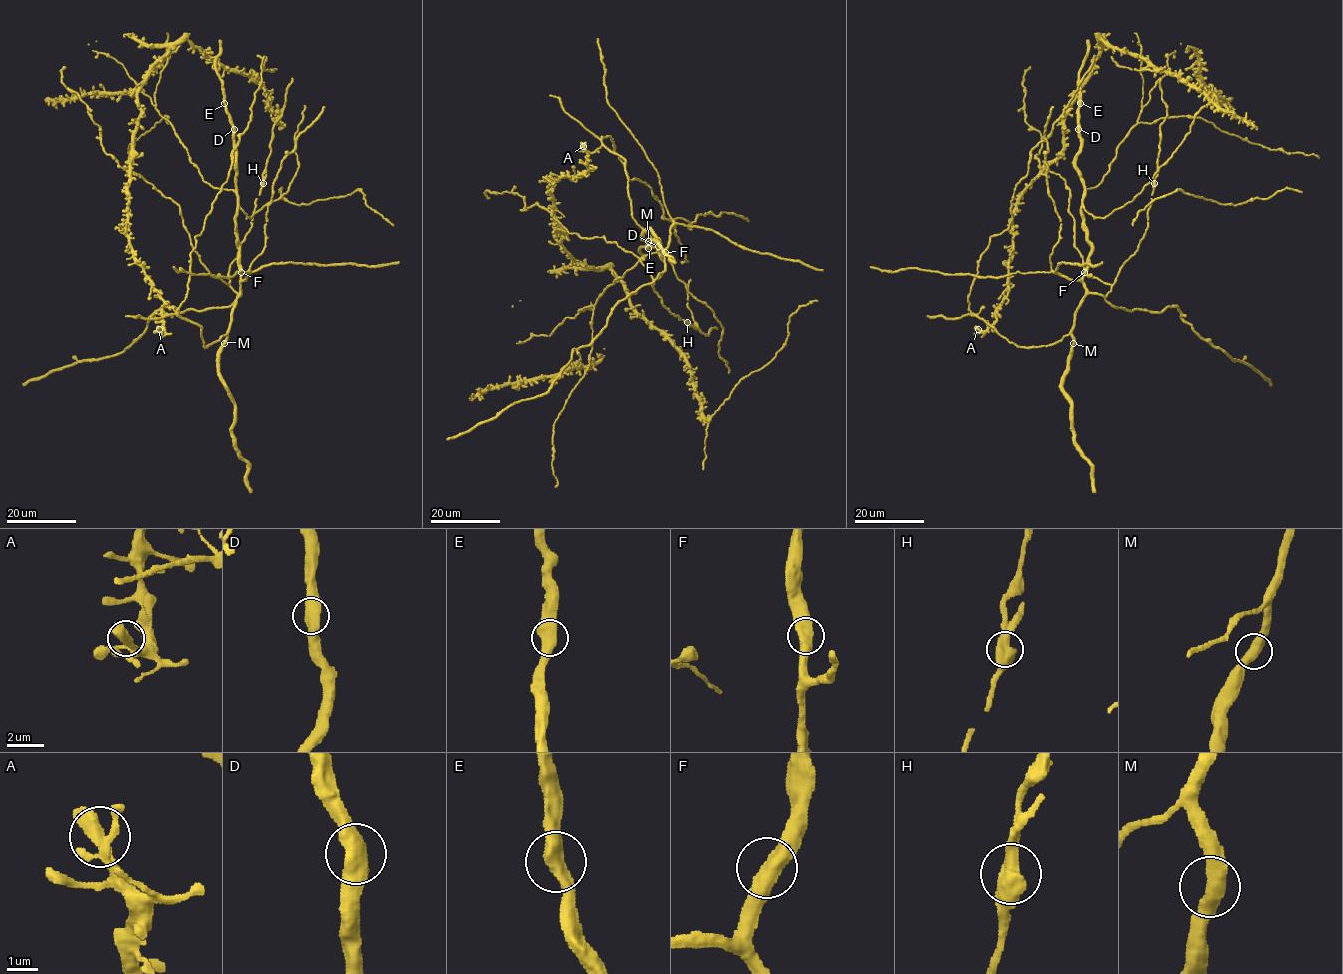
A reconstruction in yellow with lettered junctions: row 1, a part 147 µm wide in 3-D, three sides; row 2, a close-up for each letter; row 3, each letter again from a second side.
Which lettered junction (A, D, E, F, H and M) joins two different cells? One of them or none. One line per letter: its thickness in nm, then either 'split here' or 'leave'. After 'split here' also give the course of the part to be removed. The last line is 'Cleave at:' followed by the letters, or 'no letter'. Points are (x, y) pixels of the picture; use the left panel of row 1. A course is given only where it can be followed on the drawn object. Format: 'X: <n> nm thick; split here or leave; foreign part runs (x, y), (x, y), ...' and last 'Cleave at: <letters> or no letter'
A: 440 nm thick; leave
D: 550 nm thick; leave
E: 550 nm thick; leave
F: 550 nm thick; leave
H: 600 nm thick; split here
M: 500 nm thick; leave
Cleave at: H

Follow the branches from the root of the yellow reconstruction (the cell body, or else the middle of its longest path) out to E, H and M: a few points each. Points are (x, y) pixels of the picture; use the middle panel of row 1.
E: (665, 263), (665, 250), (663, 259), (660, 243), (658, 249), (648, 248)
H: (665, 263), (665, 270), (654, 281), (653, 288), (662, 304), (686, 322)
M: (665, 263), (660, 250), (651, 239), (648, 241)

